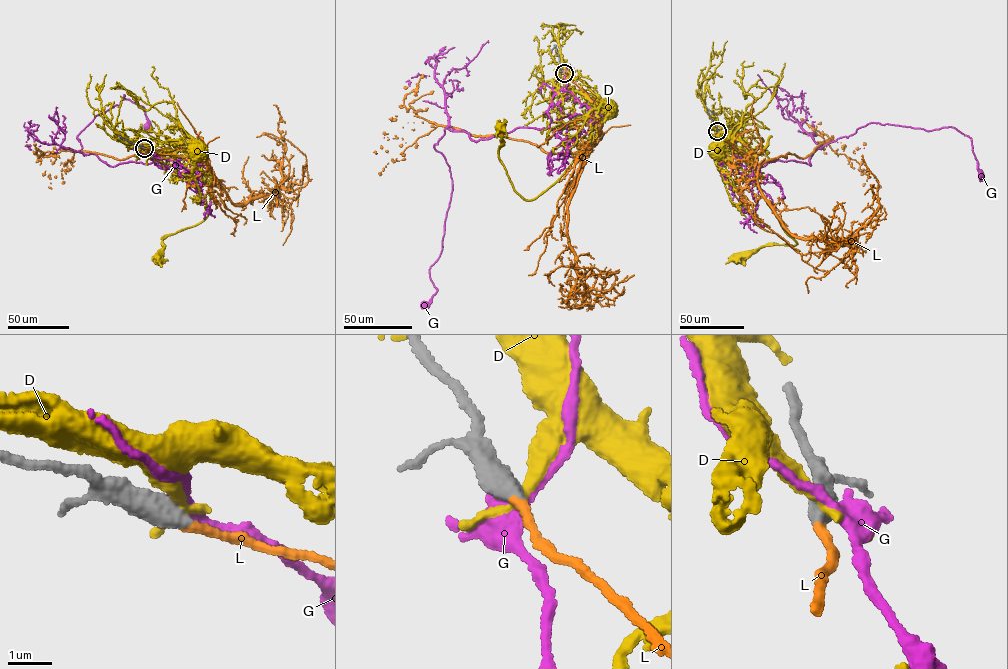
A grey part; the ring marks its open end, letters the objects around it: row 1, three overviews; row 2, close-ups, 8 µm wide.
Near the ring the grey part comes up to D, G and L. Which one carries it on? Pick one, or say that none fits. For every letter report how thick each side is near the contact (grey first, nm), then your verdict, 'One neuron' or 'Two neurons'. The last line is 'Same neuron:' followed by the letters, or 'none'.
D: Thickness 550 nm (grey) against 240 nm. Two neurons
G: Thickness 600 nm (grey) against 340 nm. Two neurons
L: Thickness 500 nm (grey) against 200 nm. One neuron
Same neuron: L

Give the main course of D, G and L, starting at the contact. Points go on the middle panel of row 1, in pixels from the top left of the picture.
D: (564, 73), (582, 80), (595, 95), (595, 122), (566, 169), (533, 199), (516, 192), (499, 159), (501, 127)
G: (563, 73), (548, 128), (474, 141), (445, 128), (434, 145), (452, 193), (430, 268), (437, 291), (424, 303)
L: (564, 72), (600, 124), (585, 150), (439, 125), (393, 161), (388, 134)

